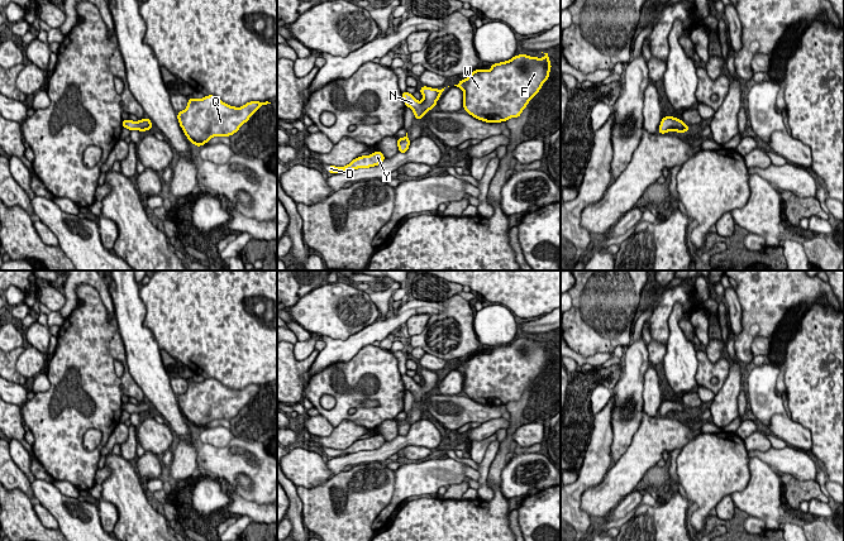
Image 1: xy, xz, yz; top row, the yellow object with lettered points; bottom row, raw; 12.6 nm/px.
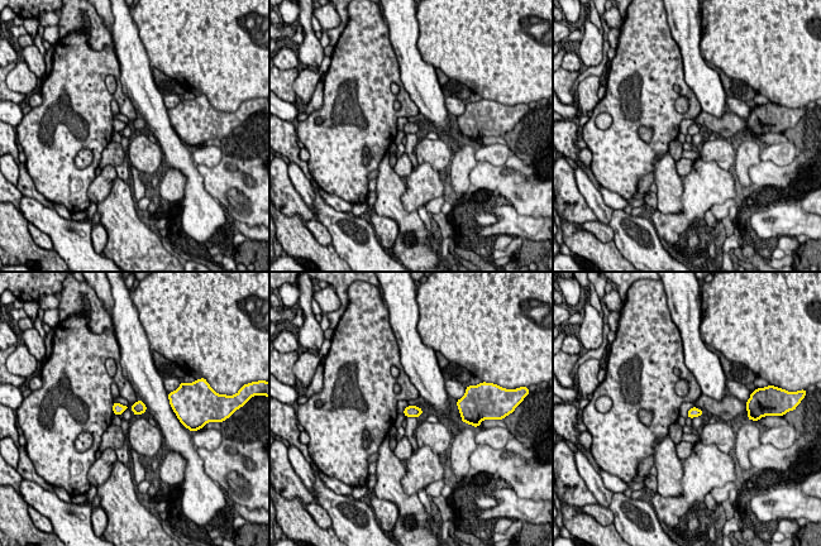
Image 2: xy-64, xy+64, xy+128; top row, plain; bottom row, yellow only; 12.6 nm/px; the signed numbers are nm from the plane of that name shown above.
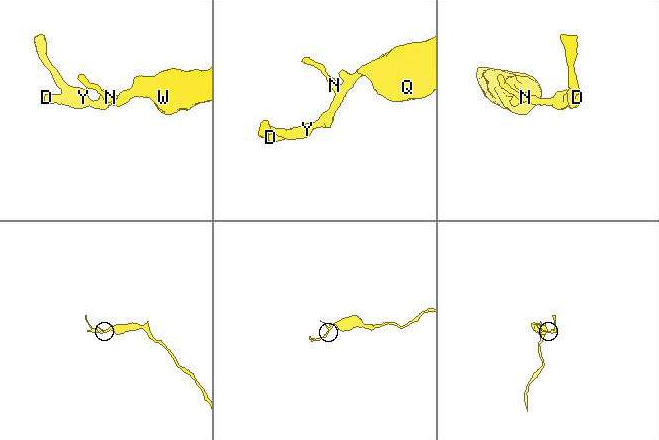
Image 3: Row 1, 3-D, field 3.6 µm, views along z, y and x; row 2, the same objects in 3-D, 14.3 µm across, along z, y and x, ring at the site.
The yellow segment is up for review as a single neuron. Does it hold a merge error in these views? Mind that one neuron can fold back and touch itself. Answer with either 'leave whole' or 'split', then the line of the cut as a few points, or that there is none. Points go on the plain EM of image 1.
leave whole; cut none

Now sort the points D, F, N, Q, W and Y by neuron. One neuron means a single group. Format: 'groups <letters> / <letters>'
groups D F N Q W Y

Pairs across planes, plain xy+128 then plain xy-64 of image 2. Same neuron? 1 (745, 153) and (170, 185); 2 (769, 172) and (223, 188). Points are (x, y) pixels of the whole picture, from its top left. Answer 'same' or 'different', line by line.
1: same
2: same

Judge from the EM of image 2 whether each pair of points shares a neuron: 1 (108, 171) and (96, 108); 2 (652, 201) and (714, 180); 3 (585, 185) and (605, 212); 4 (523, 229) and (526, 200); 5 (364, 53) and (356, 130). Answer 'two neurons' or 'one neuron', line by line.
1: two neurons
2: two neurons
3: one neuron
4: two neurons
5: one neuron

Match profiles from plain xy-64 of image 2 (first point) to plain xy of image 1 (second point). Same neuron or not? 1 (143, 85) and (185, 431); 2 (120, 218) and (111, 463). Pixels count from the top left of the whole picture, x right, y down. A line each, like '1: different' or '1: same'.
1: same
2: same

